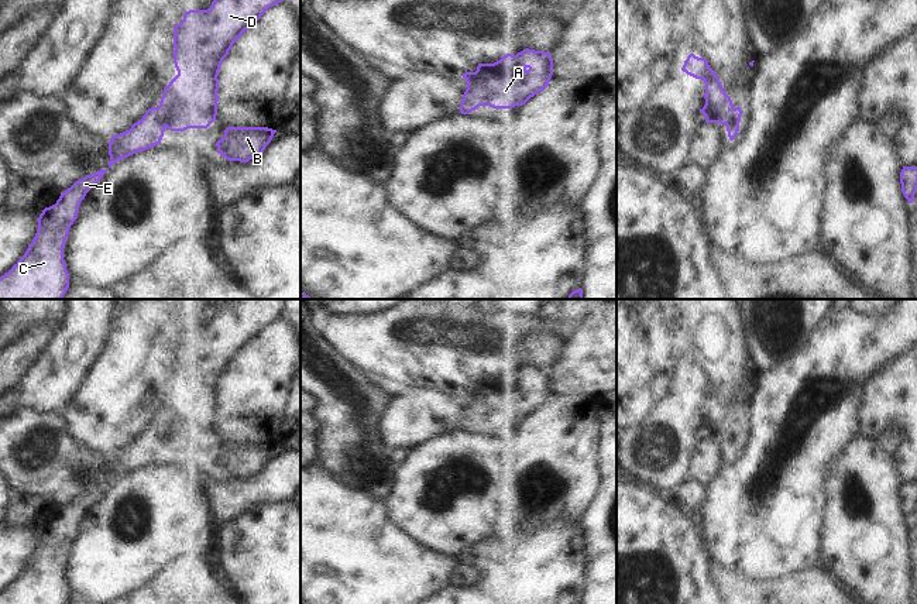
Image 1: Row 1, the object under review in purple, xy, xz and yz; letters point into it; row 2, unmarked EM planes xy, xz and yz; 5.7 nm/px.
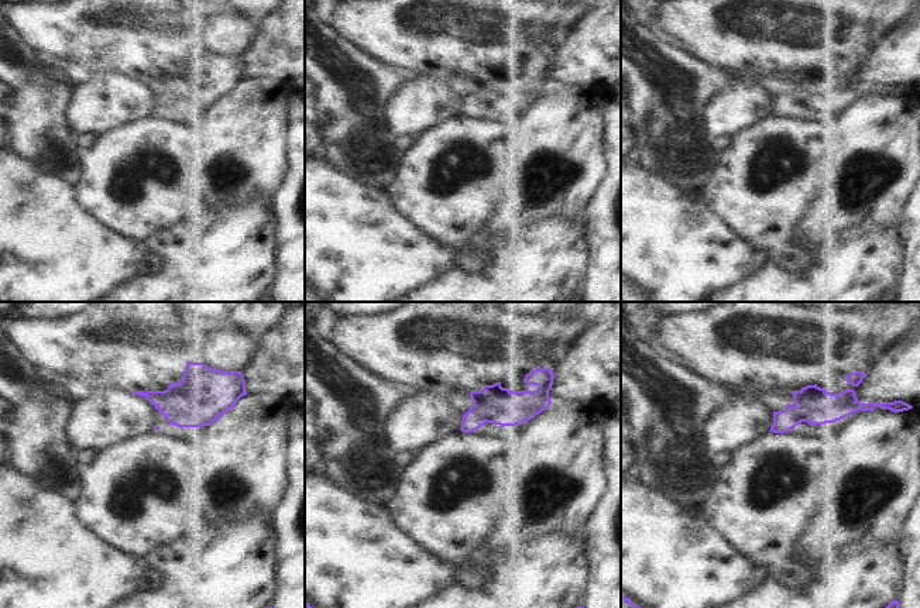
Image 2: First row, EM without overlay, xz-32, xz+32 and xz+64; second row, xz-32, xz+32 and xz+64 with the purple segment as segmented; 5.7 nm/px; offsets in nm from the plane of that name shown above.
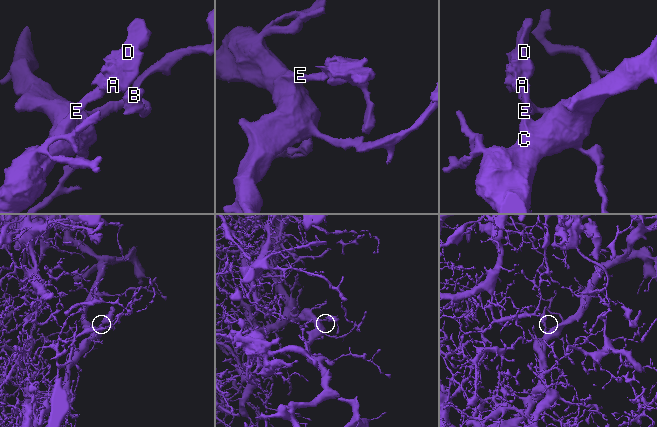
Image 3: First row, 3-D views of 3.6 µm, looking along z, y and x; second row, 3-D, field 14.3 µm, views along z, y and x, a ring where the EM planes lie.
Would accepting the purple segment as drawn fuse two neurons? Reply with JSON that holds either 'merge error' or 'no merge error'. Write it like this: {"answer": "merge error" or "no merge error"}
{"answer": "no merge error"}

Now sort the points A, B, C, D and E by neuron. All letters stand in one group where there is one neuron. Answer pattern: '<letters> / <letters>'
A B C D E

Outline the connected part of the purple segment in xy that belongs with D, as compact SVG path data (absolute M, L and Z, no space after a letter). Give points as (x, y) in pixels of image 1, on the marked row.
M213 0L207 10L189 10L174 27L178 75L164 89L158 107L109 143L109 168L154 148L164 131L207 128L217 116L219 71L233 44L272 6L284 0Z

